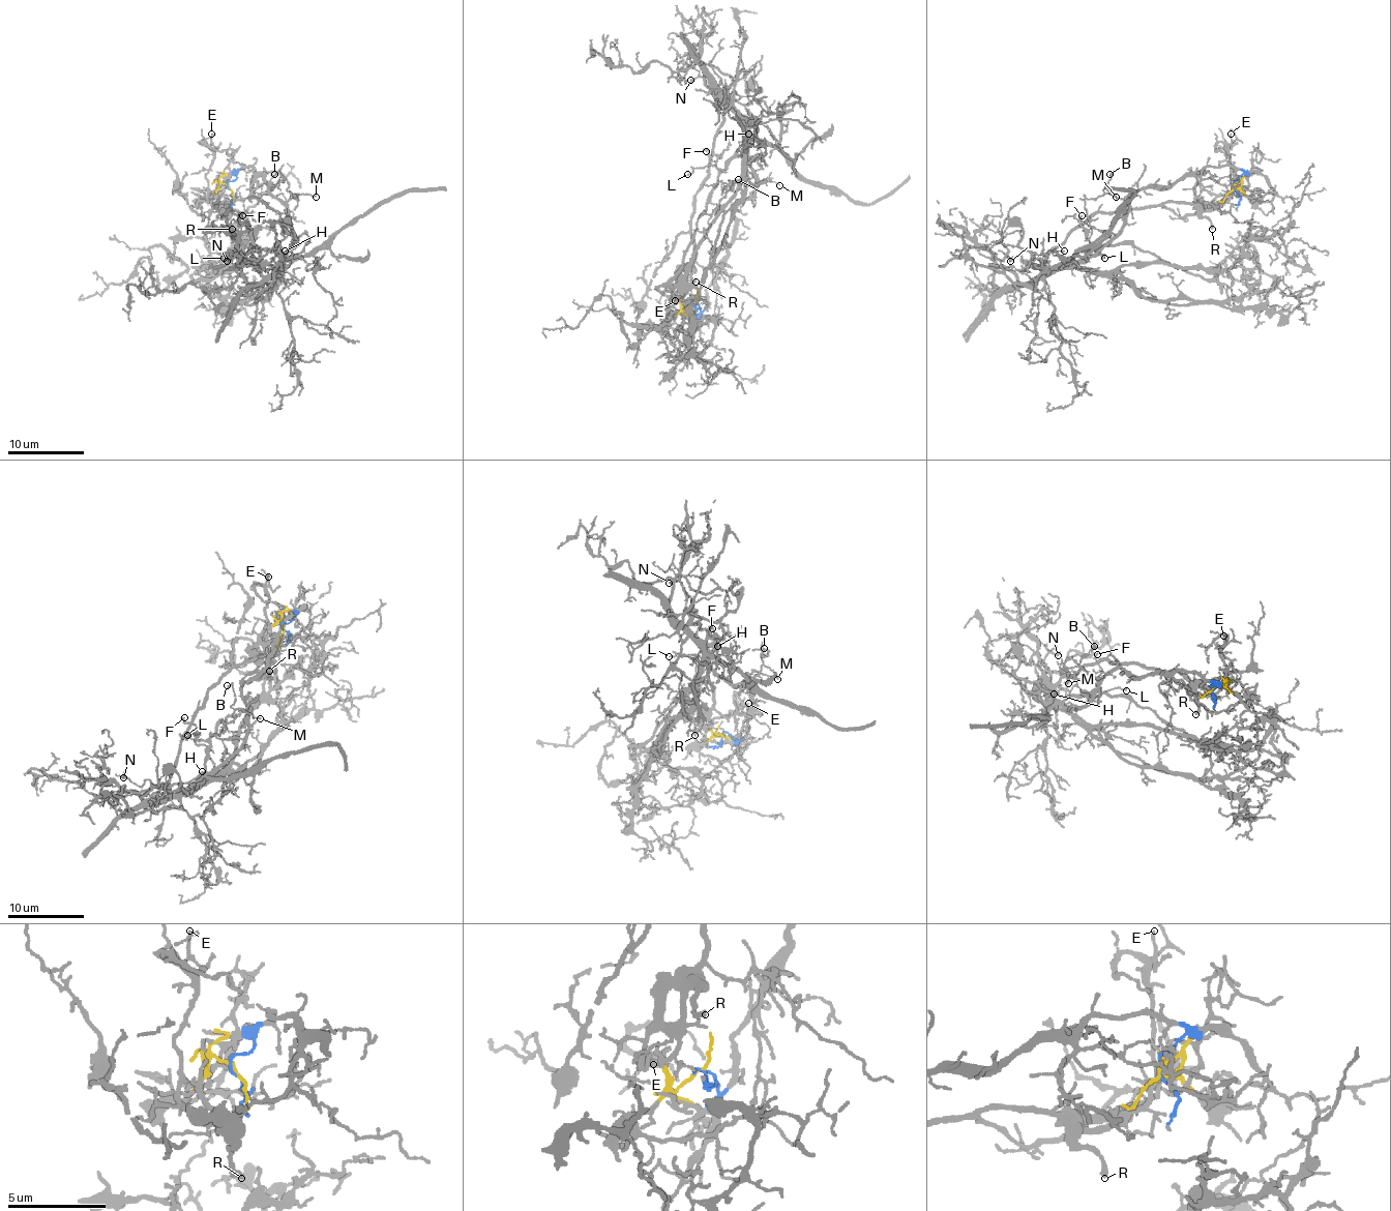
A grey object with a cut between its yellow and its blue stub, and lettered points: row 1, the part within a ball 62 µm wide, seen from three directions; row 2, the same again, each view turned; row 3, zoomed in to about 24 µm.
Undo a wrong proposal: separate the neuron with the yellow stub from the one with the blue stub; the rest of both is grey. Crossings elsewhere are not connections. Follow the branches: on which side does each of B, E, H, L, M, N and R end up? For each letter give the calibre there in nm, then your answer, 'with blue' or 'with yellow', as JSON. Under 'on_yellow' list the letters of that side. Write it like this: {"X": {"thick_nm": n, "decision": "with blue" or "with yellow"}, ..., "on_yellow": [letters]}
{"B": {"thick_nm": 170, "decision": "with blue"}, "E": {"thick_nm": 120, "decision": "with yellow"}, "H": {"thick_nm": 140, "decision": "with yellow"}, "L": {"thick_nm": 150, "decision": "with blue"}, "M": {"thick_nm": 120, "decision": "with blue"}, "N": {"thick_nm": 180, "decision": "with yellow"}, "R": {"thick_nm": 260, "decision": "with yellow"}, "on_yellow": ["E", "H", "N", "R"]}

